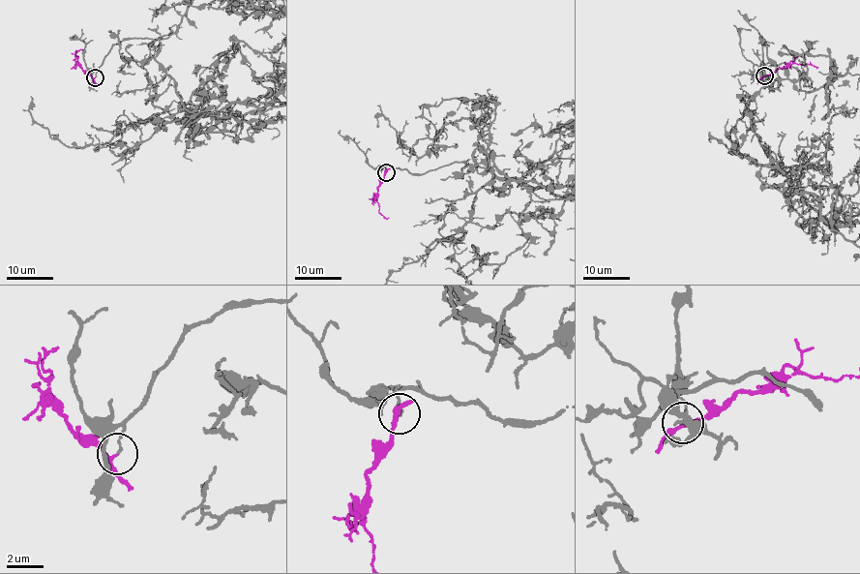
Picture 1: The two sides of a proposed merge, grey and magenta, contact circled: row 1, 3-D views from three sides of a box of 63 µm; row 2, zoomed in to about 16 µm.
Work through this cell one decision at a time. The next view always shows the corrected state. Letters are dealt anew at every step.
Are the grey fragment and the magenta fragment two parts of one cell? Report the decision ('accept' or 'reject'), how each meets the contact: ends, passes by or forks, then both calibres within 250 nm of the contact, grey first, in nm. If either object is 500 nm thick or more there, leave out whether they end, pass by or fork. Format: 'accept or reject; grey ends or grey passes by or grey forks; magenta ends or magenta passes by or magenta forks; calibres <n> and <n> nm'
reject; grey ends; magenta passes by; calibres 110 and 170 nm

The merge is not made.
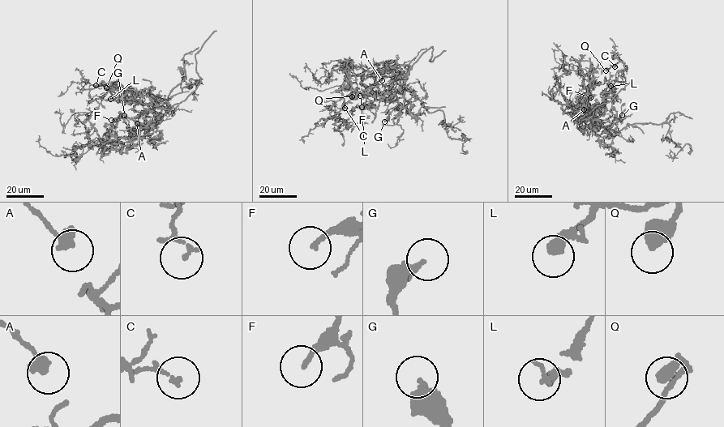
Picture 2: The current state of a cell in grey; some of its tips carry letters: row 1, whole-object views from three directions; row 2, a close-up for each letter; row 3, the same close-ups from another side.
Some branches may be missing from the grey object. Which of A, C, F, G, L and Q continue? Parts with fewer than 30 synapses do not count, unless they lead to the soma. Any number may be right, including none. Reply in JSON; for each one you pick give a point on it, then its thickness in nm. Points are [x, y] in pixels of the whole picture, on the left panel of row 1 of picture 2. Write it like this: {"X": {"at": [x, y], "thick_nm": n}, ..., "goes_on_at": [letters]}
{"goes_on_at": []}

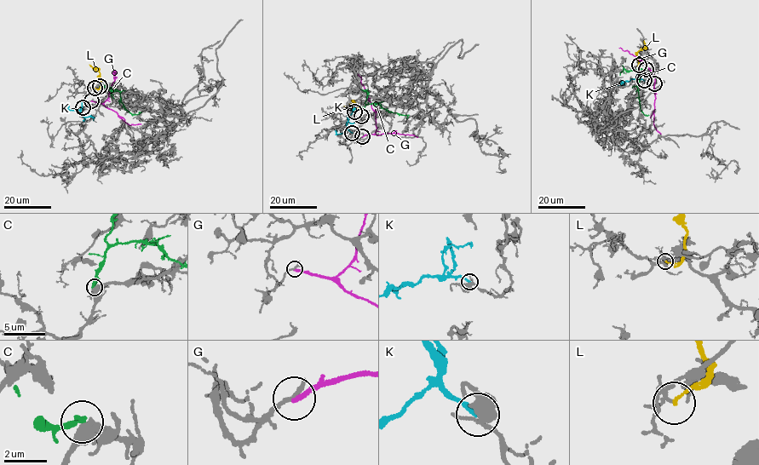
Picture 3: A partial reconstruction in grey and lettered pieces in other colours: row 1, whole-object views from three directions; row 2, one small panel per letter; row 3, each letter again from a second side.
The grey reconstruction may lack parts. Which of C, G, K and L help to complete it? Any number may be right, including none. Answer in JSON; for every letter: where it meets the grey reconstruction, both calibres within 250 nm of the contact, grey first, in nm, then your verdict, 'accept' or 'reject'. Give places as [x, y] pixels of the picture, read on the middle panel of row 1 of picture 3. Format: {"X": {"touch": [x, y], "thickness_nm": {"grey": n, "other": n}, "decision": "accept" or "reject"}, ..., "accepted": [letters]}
{"C": {"touch": [361, 116], "thickness_nm": {"grey": 480, "other": 280}, "decision": "reject"}, "G": {"touch": [362, 136], "thickness_nm": {"grey": 240, "other": 220}, "decision": "reject"}, "K": {"touch": [352, 133], "thickness_nm": {"grey": 360, "other": 220}, "decision": "reject"}, "L": {"touch": [354, 111], "thickness_nm": {"grey": 120, "other": 110}, "decision": "reject"}, "accepted": []}

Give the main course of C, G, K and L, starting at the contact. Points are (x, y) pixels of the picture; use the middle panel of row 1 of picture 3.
C: (361, 117), (365, 107), (373, 103), (388, 111), (406, 115), (406, 118)
G: (362, 136), (374, 134), (376, 128), (375, 112), (358, 74)
K: (352, 132), (346, 123), (353, 107)
L: (353, 111), (358, 107), (353, 100), (349, 106), (343, 106)

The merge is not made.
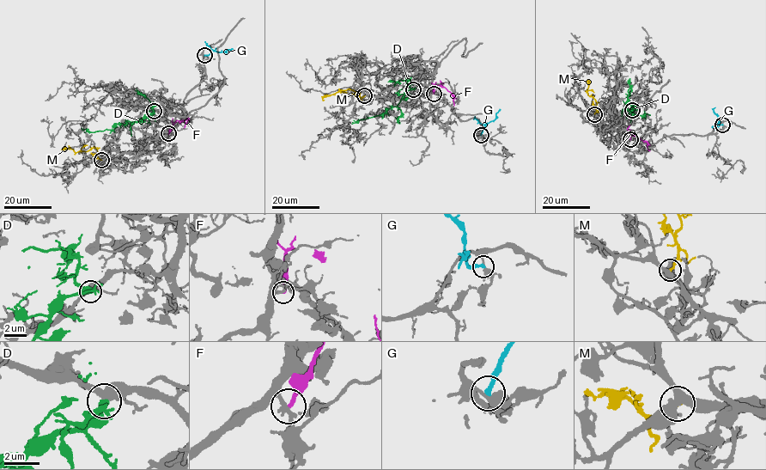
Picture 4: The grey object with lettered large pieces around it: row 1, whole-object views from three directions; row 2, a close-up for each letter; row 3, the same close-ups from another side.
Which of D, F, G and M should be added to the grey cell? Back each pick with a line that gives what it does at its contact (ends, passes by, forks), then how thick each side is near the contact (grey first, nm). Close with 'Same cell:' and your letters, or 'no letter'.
D: It passes by. Thickness 360 nm (grey) against 240 nm
M: It ends there. Thickness 360 nm (grey) against 190 nm
Same cell: D, M

